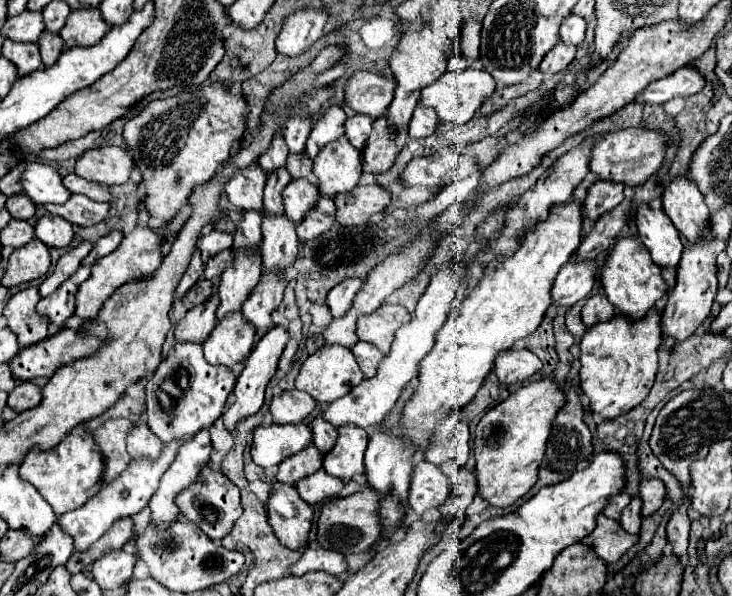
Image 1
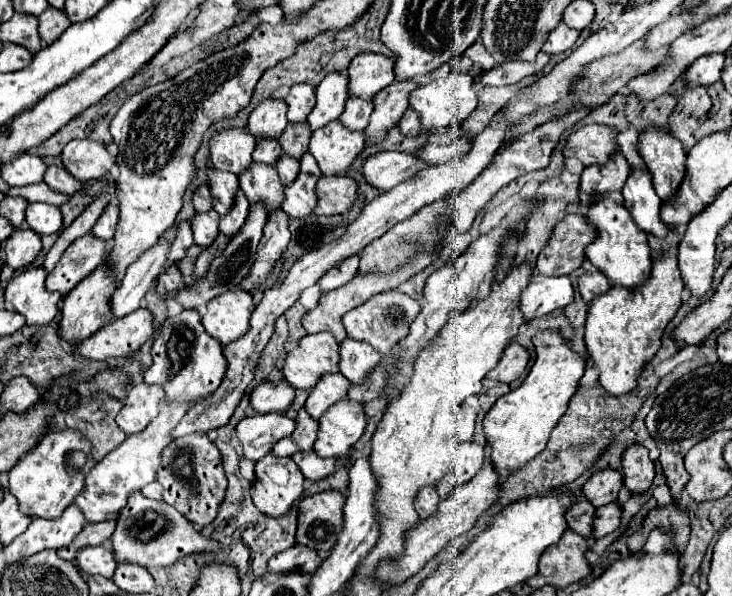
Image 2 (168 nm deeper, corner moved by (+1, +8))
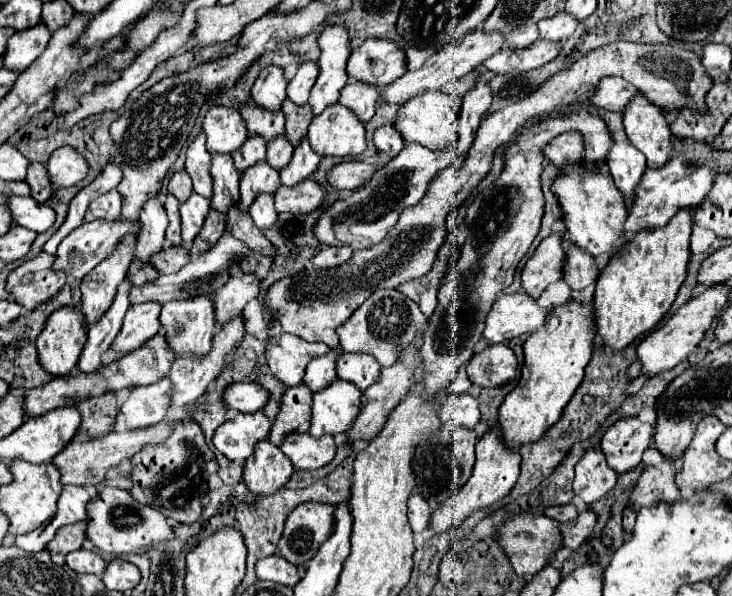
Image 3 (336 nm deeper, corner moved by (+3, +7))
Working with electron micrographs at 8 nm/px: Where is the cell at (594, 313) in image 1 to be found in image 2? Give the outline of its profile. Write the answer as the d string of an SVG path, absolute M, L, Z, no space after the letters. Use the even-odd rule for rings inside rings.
M595 270L595 272L585 272L579 276L577 280L577 286L579 286L579 294L585 302L591 302L597 294L601 292L607 292L609 290L609 280L603 276L603 272Z

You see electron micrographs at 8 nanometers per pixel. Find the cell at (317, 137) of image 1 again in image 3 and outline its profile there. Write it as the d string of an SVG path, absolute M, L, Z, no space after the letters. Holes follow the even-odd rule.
M325 27L319 35L321 59L319 59L319 77L311 89L309 105L315 115L321 115L327 107L339 101L341 89L347 85L349 77L345 63L349 59L347 31L343 27Z

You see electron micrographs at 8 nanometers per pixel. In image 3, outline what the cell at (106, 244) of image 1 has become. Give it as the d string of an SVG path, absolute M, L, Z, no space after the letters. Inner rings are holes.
M111 189L109 193L105 195L99 195L87 209L87 215L85 215L85 221L97 221L97 219L103 219L103 221L117 221L121 215L121 195Z

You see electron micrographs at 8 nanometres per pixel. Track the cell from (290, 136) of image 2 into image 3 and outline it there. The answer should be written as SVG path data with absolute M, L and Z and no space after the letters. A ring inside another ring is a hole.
M285 101L283 105L283 113L285 113L285 135L287 141L297 147L301 143L301 139L307 135L307 127L309 121L313 119L313 111L309 109L309 105L293 105L293 101Z

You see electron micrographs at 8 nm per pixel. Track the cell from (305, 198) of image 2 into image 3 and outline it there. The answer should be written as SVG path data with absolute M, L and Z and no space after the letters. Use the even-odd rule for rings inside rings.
M303 139L301 145L293 153L293 161L289 161L289 165L281 171L281 185L295 187L295 185L303 183L307 177L313 175L319 161L321 161L321 157L317 157L317 153L311 151L309 141Z

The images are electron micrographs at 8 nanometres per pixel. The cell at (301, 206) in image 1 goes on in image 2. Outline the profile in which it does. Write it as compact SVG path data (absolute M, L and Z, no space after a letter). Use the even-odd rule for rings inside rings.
M279 156L279 160L275 162L275 170L279 172L279 178L283 184L291 184L297 174L299 174L299 160L295 160L293 156Z

